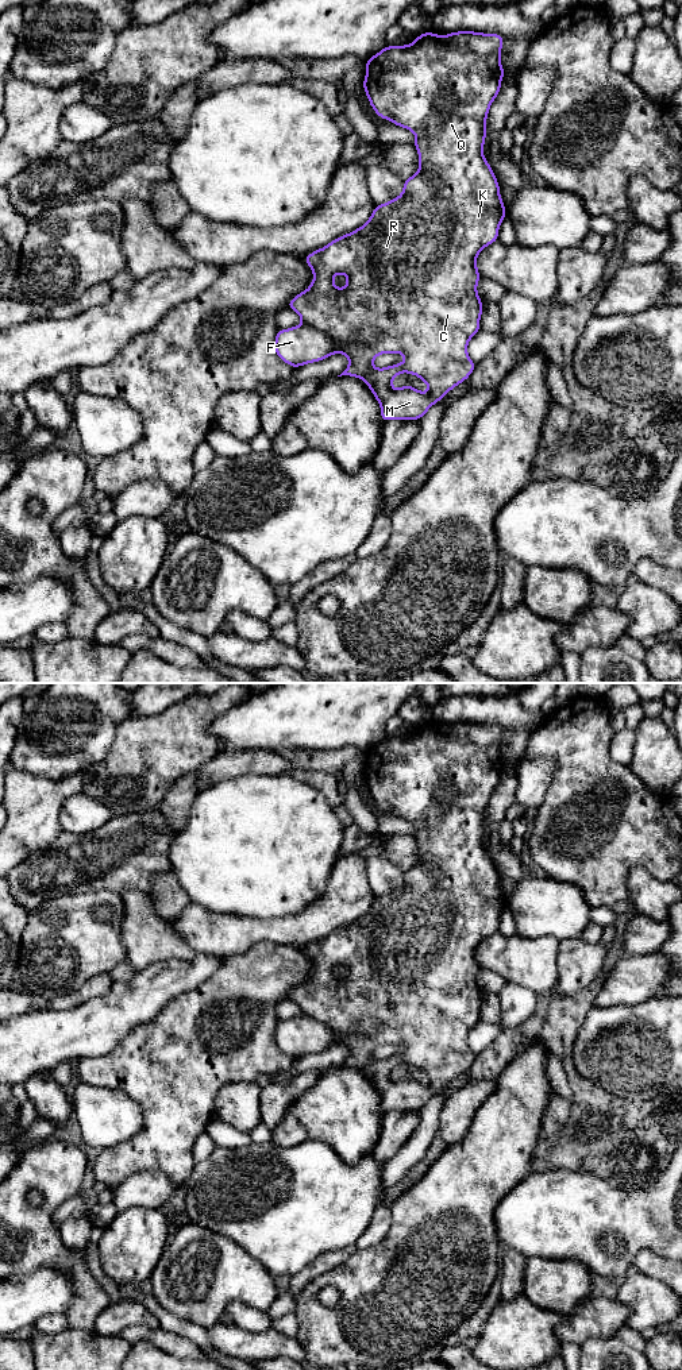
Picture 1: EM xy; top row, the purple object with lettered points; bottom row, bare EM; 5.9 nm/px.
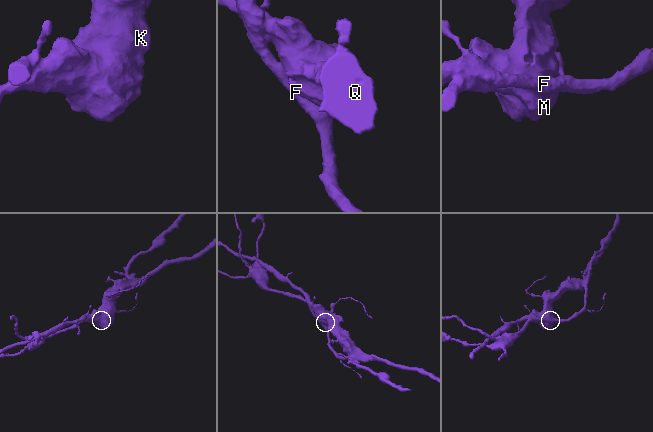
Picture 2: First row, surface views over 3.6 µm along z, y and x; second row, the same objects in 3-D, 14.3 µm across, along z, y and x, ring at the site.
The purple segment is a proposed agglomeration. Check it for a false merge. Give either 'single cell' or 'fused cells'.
fused cells

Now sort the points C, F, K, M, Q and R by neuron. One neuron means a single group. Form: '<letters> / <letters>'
C K M Q R / F

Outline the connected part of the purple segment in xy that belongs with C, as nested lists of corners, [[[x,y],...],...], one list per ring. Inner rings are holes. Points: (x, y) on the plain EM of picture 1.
[[[456,722],[448,723],[446,728],[431,723],[423,723],[411,736],[406,737],[386,737],[371,749],[366,750],[366,767],[363,771],[363,780],[374,803],[385,811],[390,811],[394,817],[406,819],[416,826],[413,837],[419,844],[419,861],[404,872],[402,884],[381,896],[377,896],[370,910],[361,918],[350,925],[342,926],[330,933],[325,938],[319,939],[304,949],[305,954],[313,962],[313,972],[309,979],[296,988],[293,988],[288,999],[294,1002],[301,1014],[311,1016],[325,1026],[334,1033],[334,1045],[343,1045],[348,1049],[348,1058],[338,1068],[348,1066],[361,1069],[366,1073],[371,1084],[375,1087],[381,1097],[381,1109],[384,1114],[389,1111],[420,1111],[428,1100],[439,1093],[450,1081],[466,1072],[474,1062],[475,1056],[467,1045],[467,1035],[479,1020],[479,1011],[482,1007],[483,993],[478,988],[477,976],[481,970],[477,960],[478,945],[489,935],[498,931],[498,921],[505,906],[505,896],[500,885],[500,876],[493,864],[492,857],[483,848],[483,835],[486,830],[486,810],[492,794],[498,787],[501,772],[505,765],[500,748],[504,728],[500,725],[483,725],[475,722]],[[336,965],[347,968],[347,976],[342,980],[334,975]],[[381,1045],[402,1045],[405,1051],[398,1056],[392,1056],[384,1060],[375,1060],[373,1051]],[[401,1064],[408,1064],[419,1068],[428,1077],[427,1084],[421,1084],[411,1076],[400,1080],[392,1077],[392,1072]]]

